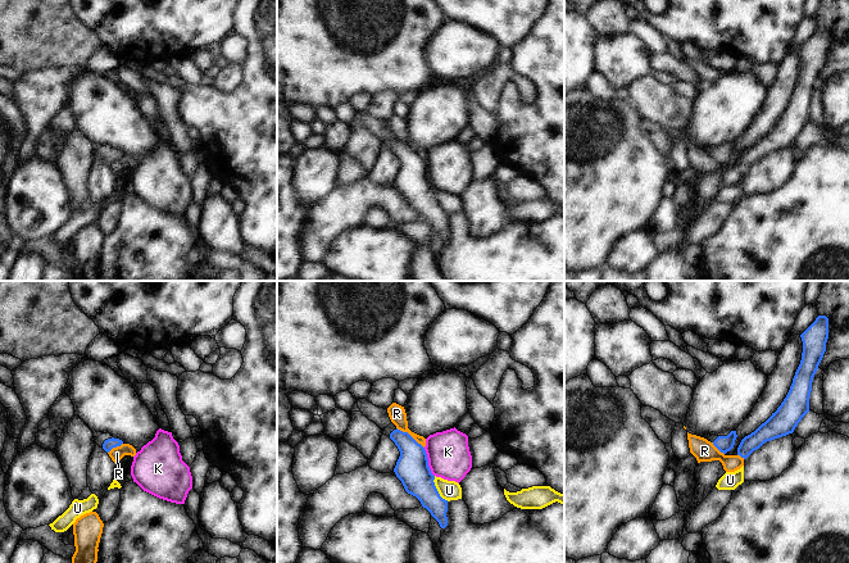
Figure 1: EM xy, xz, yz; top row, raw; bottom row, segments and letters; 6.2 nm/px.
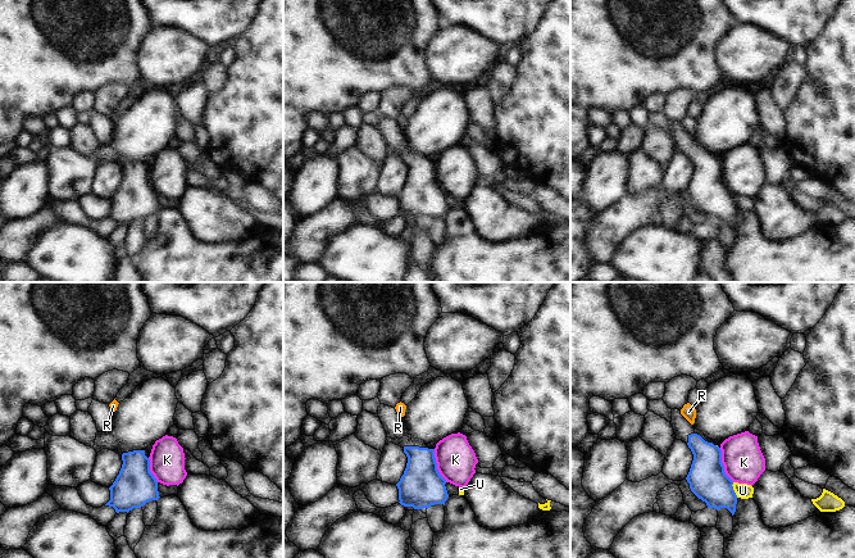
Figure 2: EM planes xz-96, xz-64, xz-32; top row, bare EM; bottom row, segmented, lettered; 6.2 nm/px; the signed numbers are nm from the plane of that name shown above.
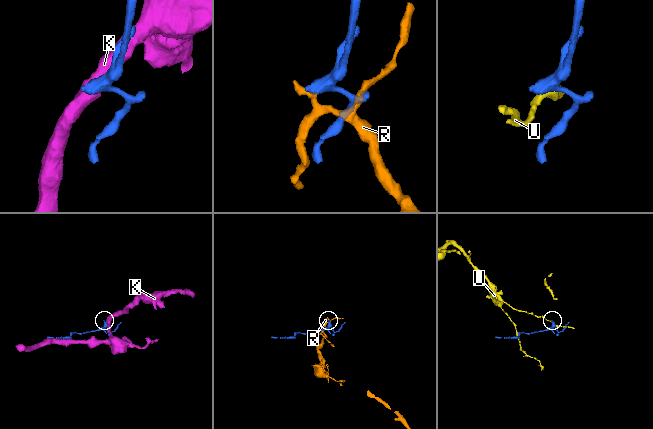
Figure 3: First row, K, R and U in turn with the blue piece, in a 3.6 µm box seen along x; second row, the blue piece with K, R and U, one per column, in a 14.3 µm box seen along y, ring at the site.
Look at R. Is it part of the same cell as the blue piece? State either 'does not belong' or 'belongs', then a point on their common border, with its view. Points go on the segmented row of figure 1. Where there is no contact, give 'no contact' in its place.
does not belong; meets blue in xz at (409, 435)

